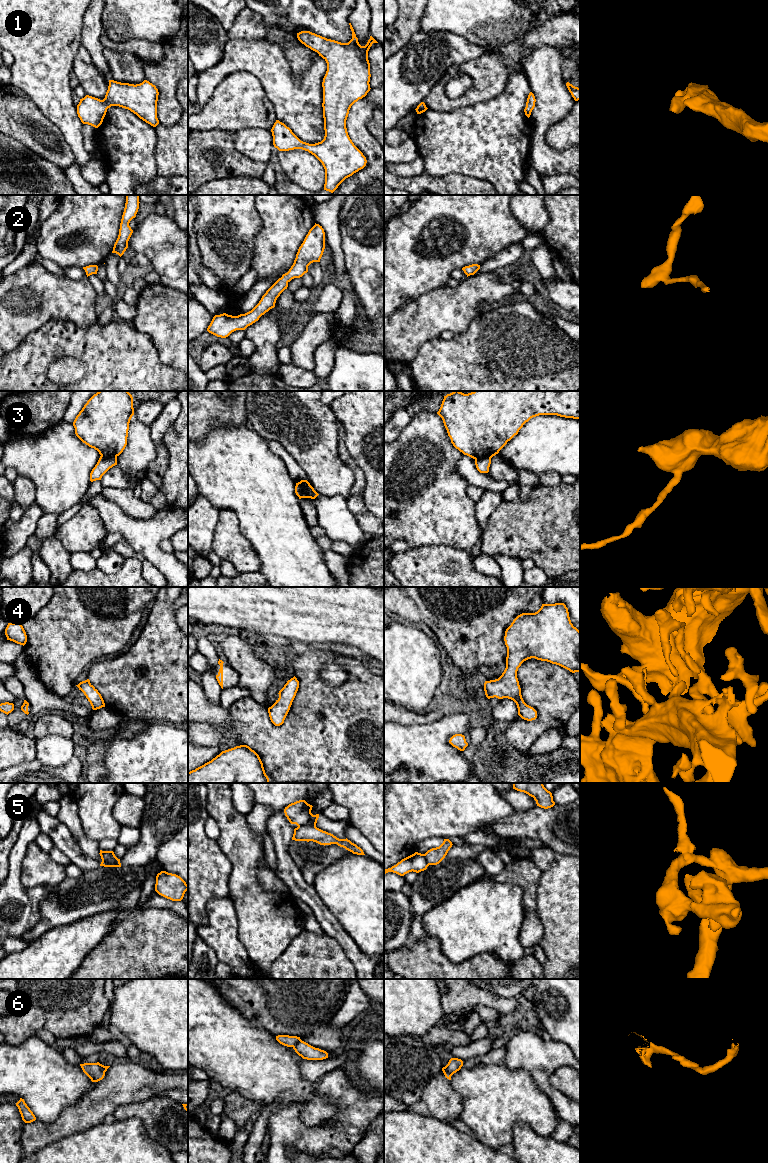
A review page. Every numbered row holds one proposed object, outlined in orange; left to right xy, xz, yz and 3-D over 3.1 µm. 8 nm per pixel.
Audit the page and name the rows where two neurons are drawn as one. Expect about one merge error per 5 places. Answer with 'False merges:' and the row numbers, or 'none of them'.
False merges: 3, 5, 6

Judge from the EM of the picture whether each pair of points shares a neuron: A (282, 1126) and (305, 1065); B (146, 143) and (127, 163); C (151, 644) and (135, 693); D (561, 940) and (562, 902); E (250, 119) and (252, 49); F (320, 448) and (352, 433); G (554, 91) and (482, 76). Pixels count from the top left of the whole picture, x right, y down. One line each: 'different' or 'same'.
A: different
B: same
C: same
D: same
E: different
F: different
G: different

